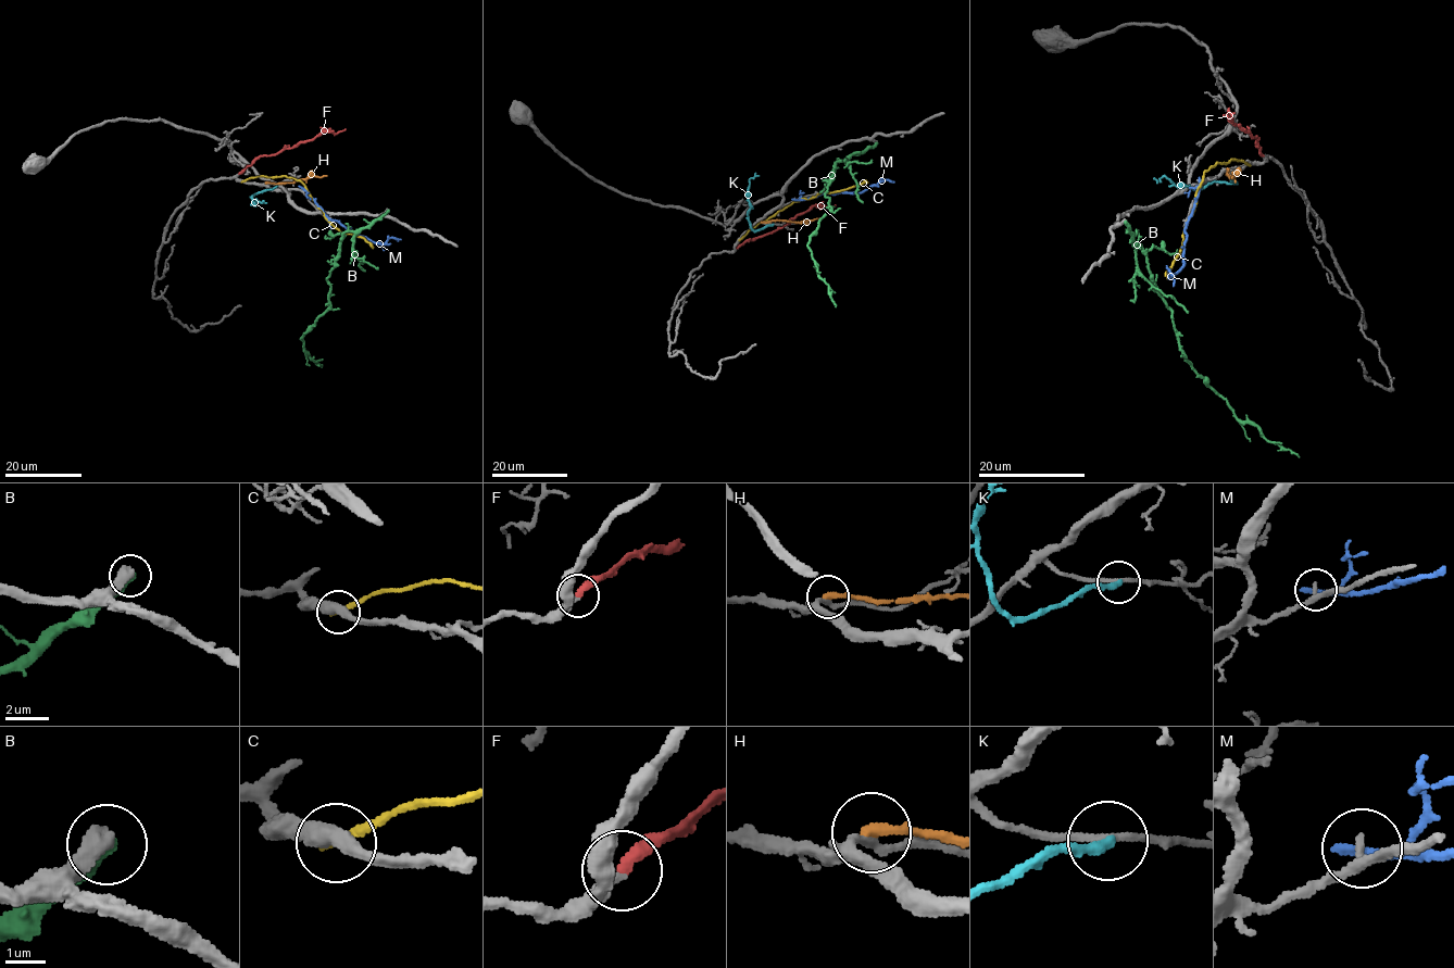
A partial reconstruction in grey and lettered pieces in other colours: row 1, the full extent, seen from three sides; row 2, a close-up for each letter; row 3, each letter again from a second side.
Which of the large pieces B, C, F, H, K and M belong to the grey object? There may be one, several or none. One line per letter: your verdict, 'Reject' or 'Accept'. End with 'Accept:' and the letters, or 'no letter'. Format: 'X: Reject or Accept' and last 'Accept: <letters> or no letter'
B: Reject
C: Reject
F: Accept
H: Reject
K: Reject
M: Reject
Accept: F

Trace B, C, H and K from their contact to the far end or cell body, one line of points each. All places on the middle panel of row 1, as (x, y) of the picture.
B: (876, 142), (836, 163), (825, 196), (830, 210), (811, 237), (809, 248), (816, 273), (828, 286), (835, 306)
C: (740, 239), (804, 198), (867, 183)
H: (762, 222), (820, 218)
K: (773, 225), (754, 230), (748, 220), (749, 179), (759, 175)

